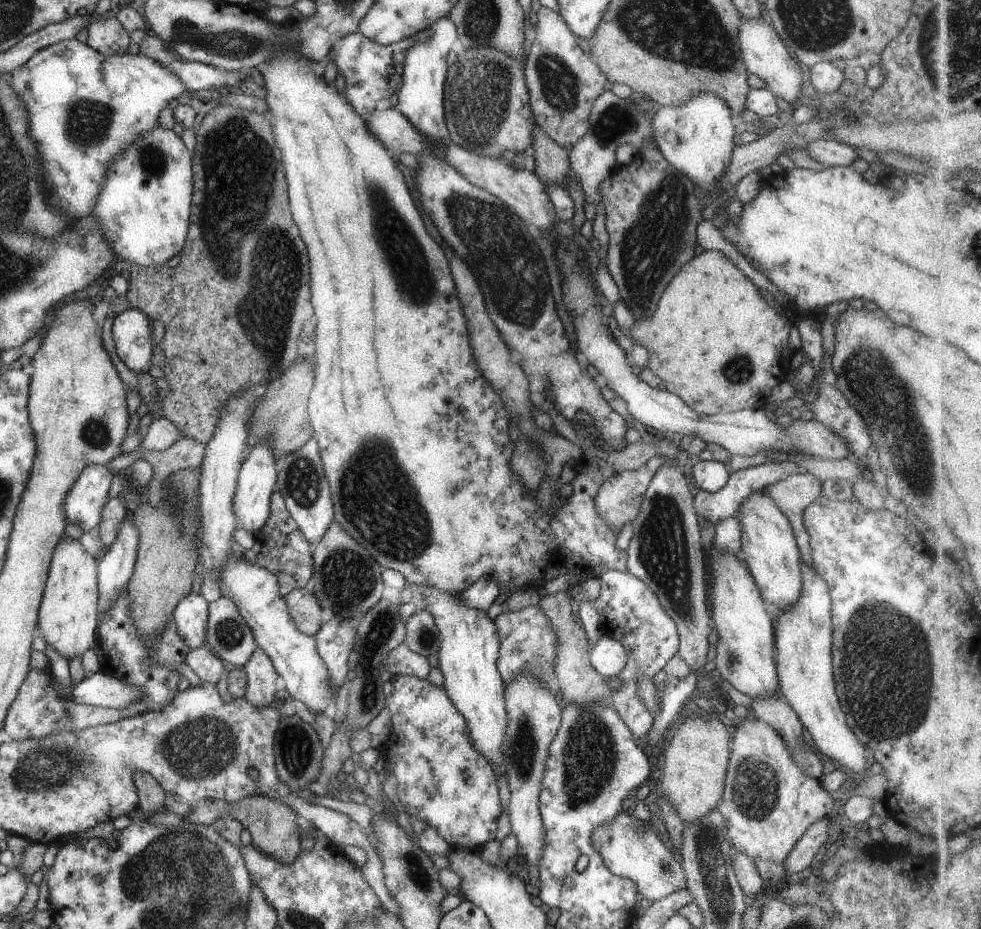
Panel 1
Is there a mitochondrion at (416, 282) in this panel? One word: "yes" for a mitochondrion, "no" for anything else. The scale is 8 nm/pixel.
yes

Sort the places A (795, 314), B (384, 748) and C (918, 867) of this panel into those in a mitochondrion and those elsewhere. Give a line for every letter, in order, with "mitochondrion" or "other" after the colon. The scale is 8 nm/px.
A: other
B: other
C: other

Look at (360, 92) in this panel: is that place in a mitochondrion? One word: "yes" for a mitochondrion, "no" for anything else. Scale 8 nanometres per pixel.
no

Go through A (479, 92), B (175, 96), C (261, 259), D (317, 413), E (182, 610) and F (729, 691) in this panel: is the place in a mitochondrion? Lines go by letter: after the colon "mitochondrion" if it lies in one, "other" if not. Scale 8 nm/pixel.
A: mitochondrion
B: other
C: mitochondrion
D: other
E: other
F: other

